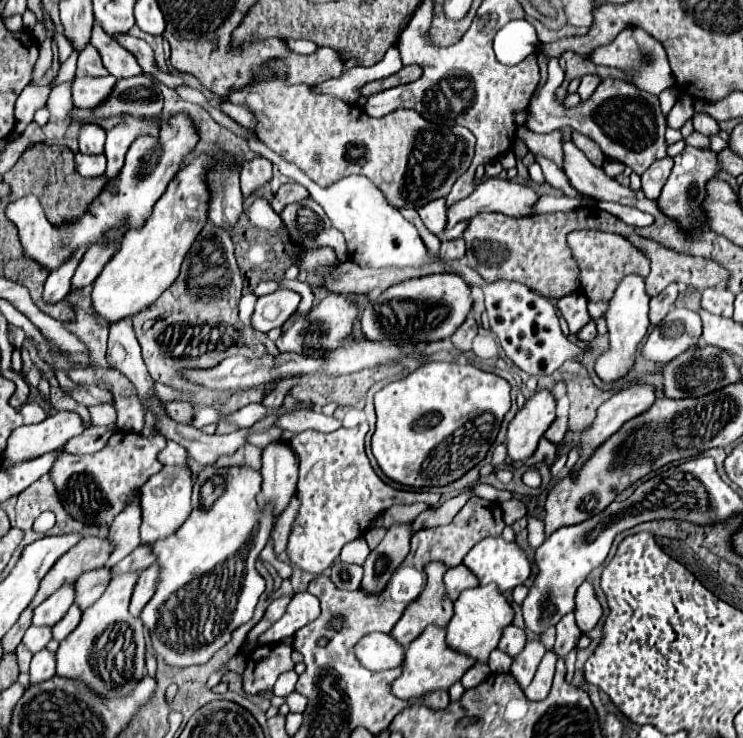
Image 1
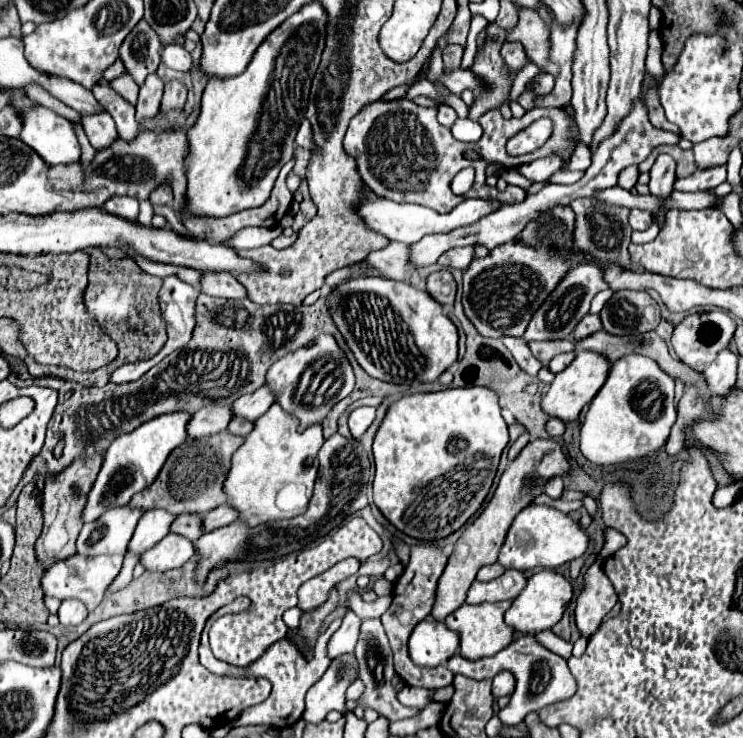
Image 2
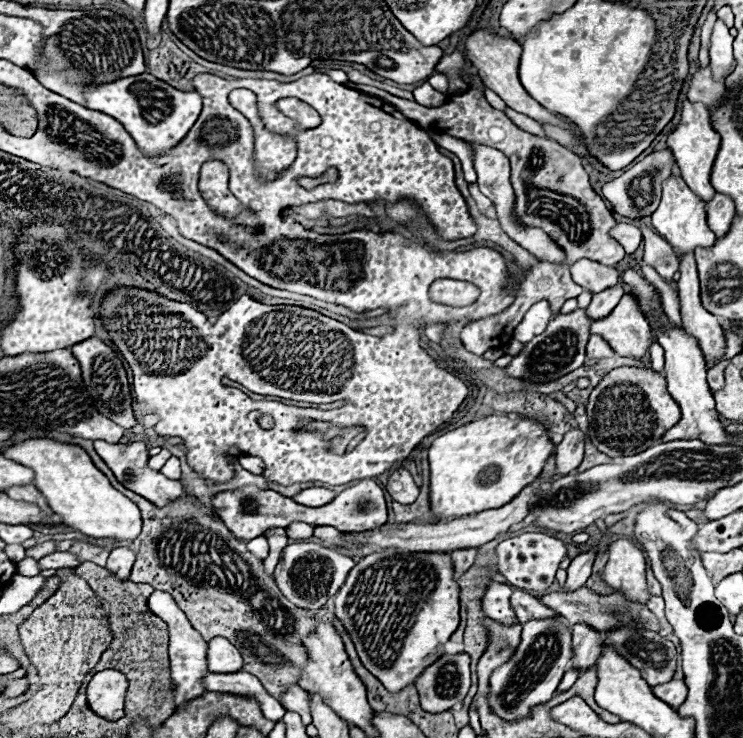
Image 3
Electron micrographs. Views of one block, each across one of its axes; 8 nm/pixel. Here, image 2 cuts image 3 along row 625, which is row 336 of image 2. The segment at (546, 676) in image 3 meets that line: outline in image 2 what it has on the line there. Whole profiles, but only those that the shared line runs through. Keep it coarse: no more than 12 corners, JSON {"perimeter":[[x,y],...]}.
{"perimeter":[[572,266],[524,340],[560,340],[606,290],[602,266]]}

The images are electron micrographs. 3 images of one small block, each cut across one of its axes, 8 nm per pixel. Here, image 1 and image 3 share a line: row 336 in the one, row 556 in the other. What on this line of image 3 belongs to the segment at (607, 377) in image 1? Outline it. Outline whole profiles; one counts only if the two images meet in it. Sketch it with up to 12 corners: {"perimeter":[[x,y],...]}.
{"perimeter":[[632,540],[610,544],[600,576],[626,600],[648,604],[646,558]]}

